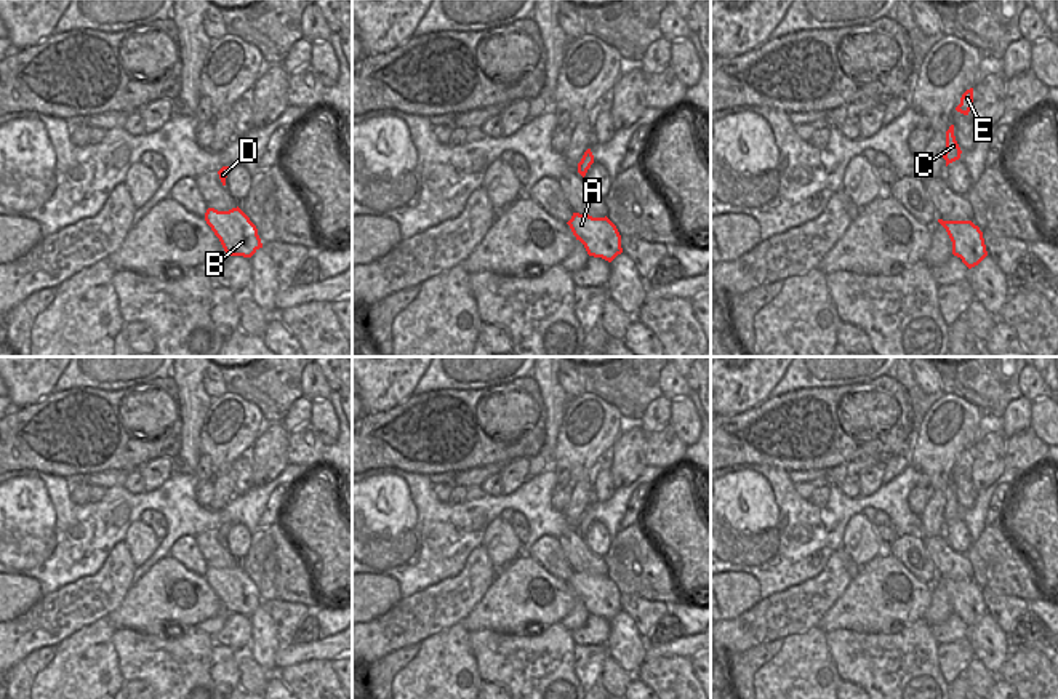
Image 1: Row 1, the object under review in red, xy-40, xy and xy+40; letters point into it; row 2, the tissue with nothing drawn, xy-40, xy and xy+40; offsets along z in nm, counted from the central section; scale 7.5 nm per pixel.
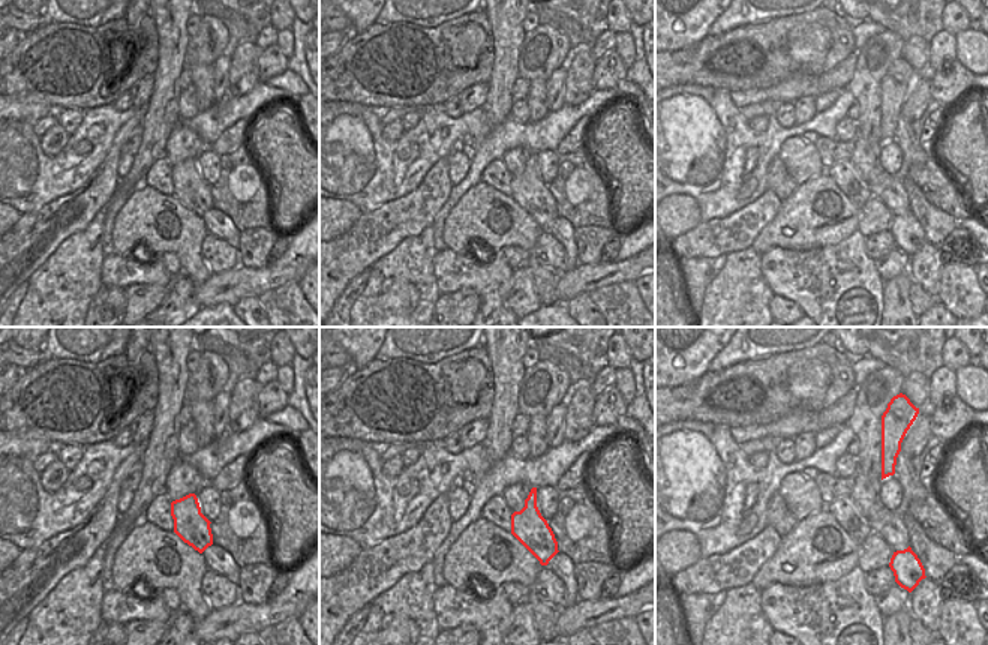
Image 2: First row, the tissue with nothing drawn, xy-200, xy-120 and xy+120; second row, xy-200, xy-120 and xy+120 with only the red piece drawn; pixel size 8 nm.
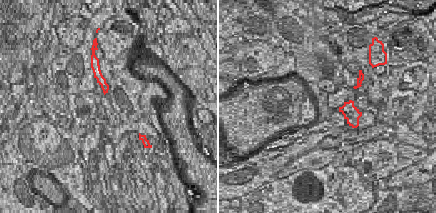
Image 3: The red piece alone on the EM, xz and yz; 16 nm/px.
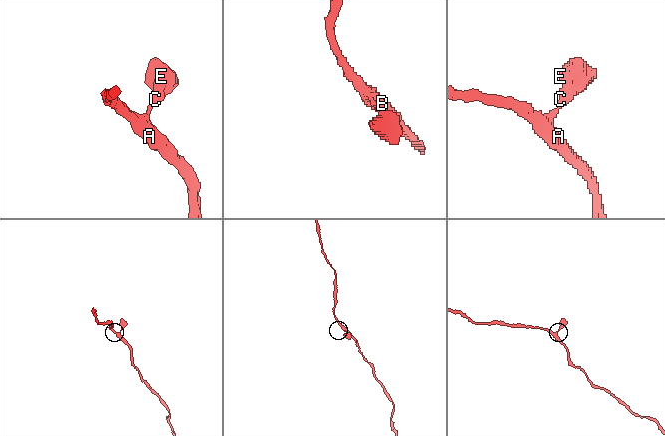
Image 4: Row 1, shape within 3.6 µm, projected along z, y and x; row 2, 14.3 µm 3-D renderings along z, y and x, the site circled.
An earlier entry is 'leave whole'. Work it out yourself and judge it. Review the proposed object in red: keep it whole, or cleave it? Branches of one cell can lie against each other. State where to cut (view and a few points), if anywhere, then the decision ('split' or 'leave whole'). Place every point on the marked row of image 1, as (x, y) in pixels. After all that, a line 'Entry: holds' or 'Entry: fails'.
no cut; leave whole
Entry: holds

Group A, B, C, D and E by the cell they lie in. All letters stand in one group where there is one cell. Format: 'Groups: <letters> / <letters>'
Groups: A B C D E

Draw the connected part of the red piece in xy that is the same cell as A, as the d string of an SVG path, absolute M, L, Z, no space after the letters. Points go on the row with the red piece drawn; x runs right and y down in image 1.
M573 213L567 224L576 240L584 245L589 256L602 258L611 262L623 253L621 235L607 216L592 218L589 214Z

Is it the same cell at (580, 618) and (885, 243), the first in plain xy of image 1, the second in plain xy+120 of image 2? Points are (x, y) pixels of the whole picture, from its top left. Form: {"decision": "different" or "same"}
{"decision": "different"}

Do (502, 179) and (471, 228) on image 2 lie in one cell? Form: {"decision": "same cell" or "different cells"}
{"decision": "different cells"}

